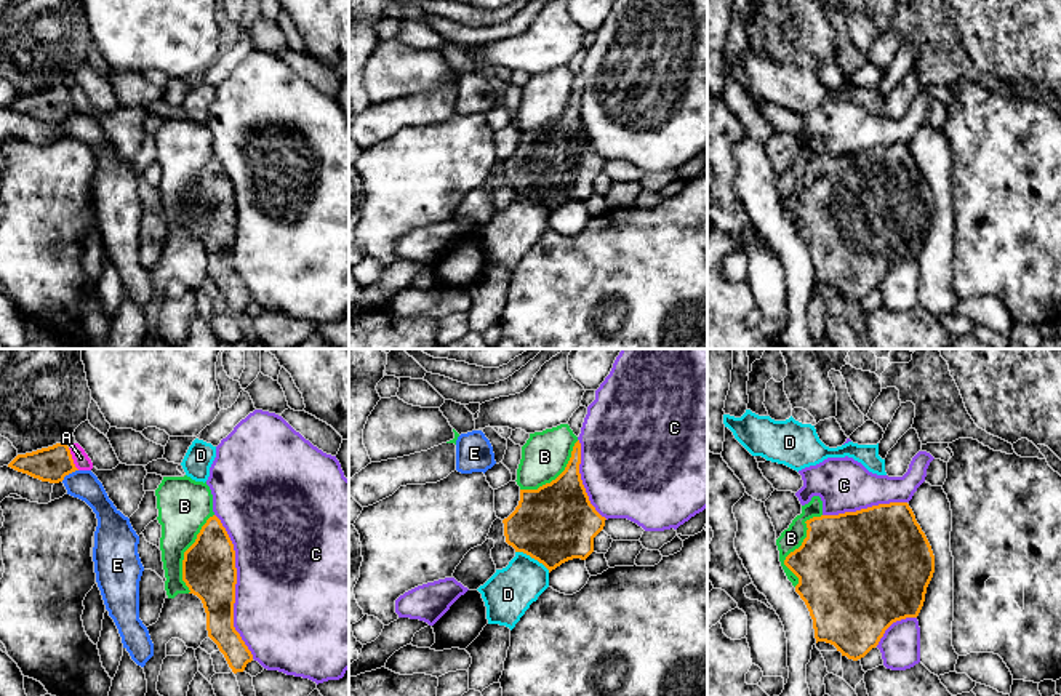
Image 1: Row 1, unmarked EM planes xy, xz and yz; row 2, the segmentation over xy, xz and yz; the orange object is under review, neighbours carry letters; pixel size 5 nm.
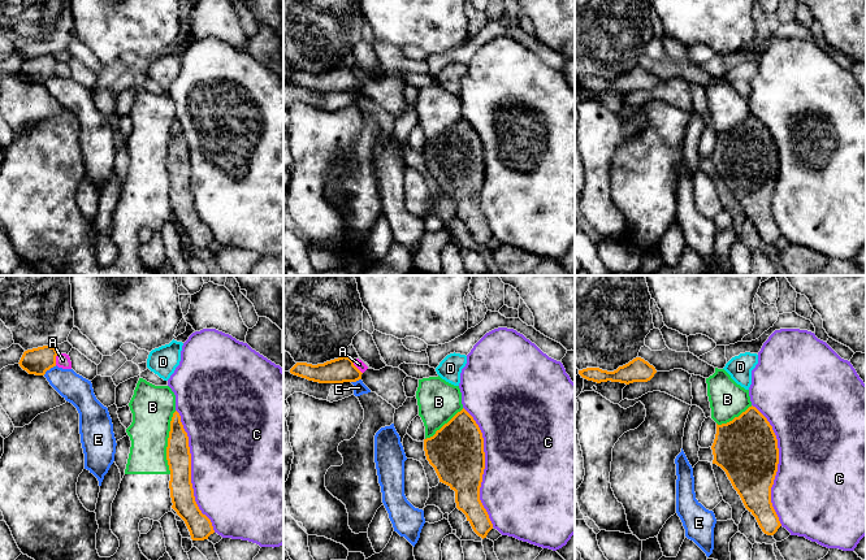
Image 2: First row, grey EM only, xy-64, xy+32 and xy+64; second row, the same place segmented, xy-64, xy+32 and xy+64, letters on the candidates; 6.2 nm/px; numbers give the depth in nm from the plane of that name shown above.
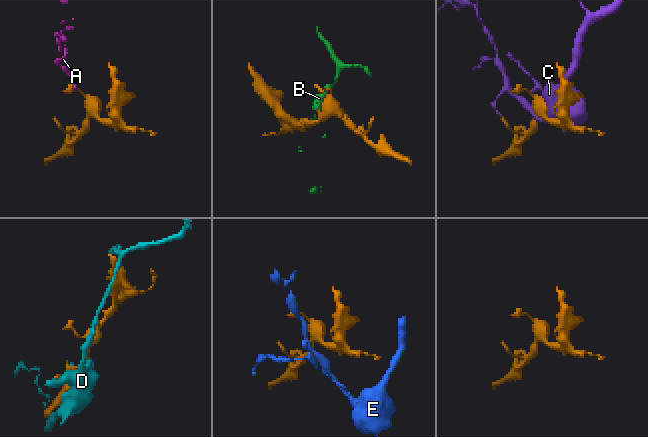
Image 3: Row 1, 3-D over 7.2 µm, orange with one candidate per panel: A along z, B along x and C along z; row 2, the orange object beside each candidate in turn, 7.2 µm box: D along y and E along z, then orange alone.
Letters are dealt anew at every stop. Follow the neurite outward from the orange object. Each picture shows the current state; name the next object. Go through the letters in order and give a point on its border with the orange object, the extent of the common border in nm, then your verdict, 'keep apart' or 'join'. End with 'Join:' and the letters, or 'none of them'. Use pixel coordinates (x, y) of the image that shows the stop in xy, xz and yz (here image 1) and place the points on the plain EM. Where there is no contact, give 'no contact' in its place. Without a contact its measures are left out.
A: contact xy (72, 101); length 130 nm; keep apart
B: contact yz (799, 189); length 400 nm; keep apart
C: contact xy (234, 228); length 750 nm; keep apart
D: contact xz (533, 199); length 200 nm; keep apart
E: contact xy (69, 114); length 110 nm; keep apart
Join: none of them

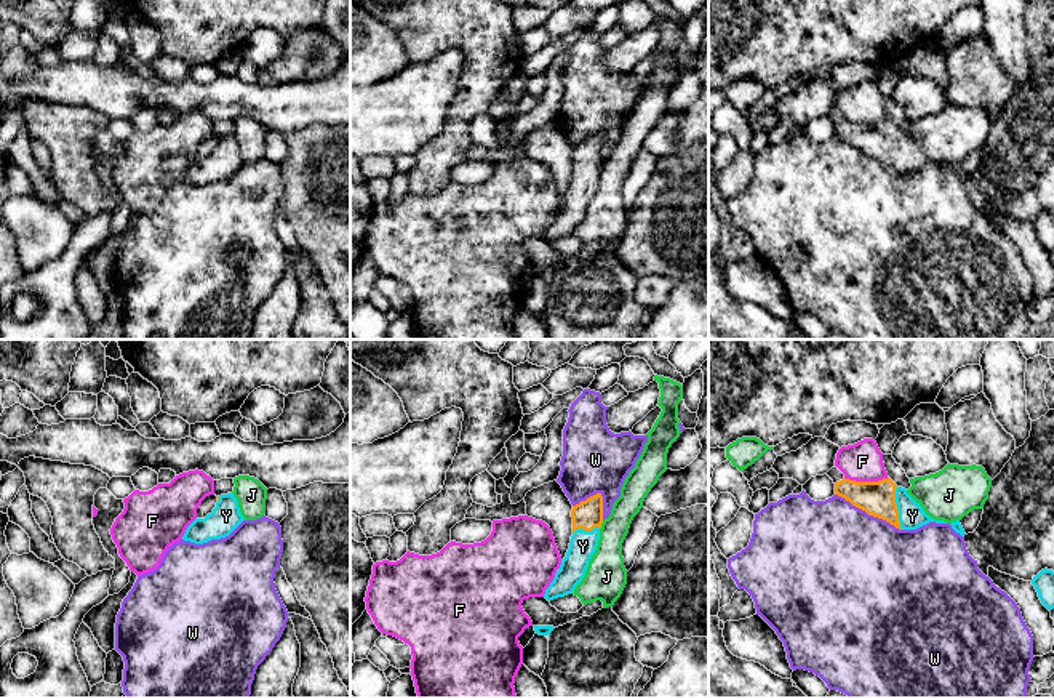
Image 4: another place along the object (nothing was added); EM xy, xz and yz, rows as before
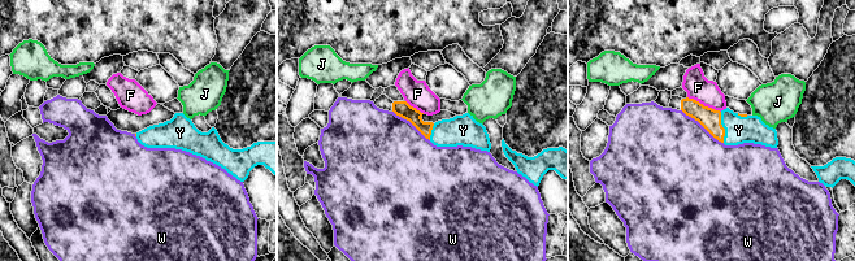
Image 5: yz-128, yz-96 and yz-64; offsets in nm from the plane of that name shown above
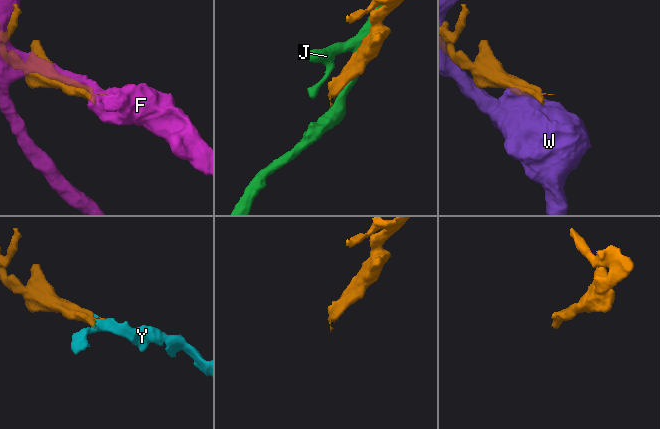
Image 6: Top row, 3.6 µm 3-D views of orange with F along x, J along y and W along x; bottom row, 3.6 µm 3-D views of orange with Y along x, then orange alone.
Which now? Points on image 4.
F: contact yz (866, 124); length 220 nm; keep apart
J: contact xz (600, 167); length 50 nm; keep apart
W: contact yz (869, 156); length 380 nm; keep apart
Y: contact yz (896, 149); length 220 nm; join
Join: Y

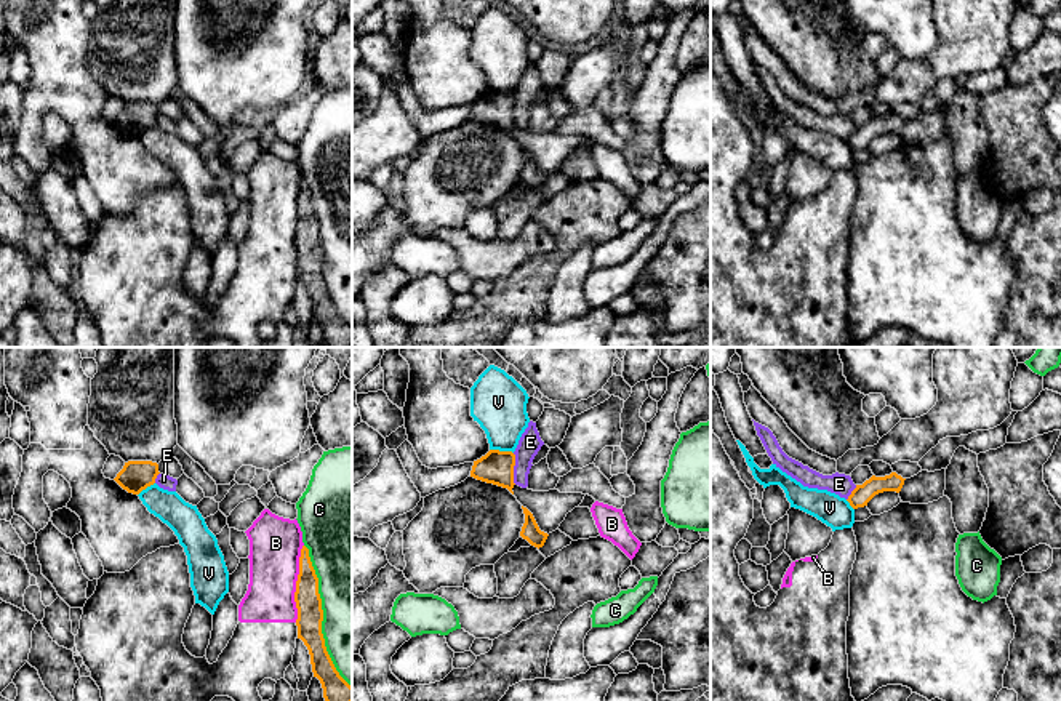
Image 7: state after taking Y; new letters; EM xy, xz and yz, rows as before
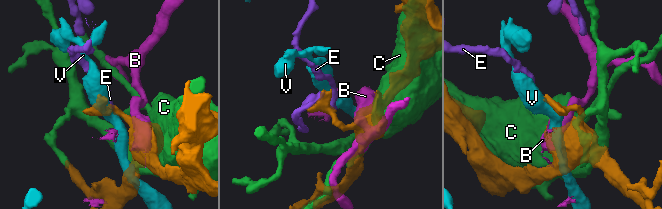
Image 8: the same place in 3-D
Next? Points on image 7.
B: contact xy (296, 224); length 400 nm; keep apart
C: contact xy (322, 258); length 750 nm; keep apart
E: contact xz (512, 111); length 160 nm; keep apart
V: contact xz (501, 93); length 120 nm; keep apart
Join: none of them

